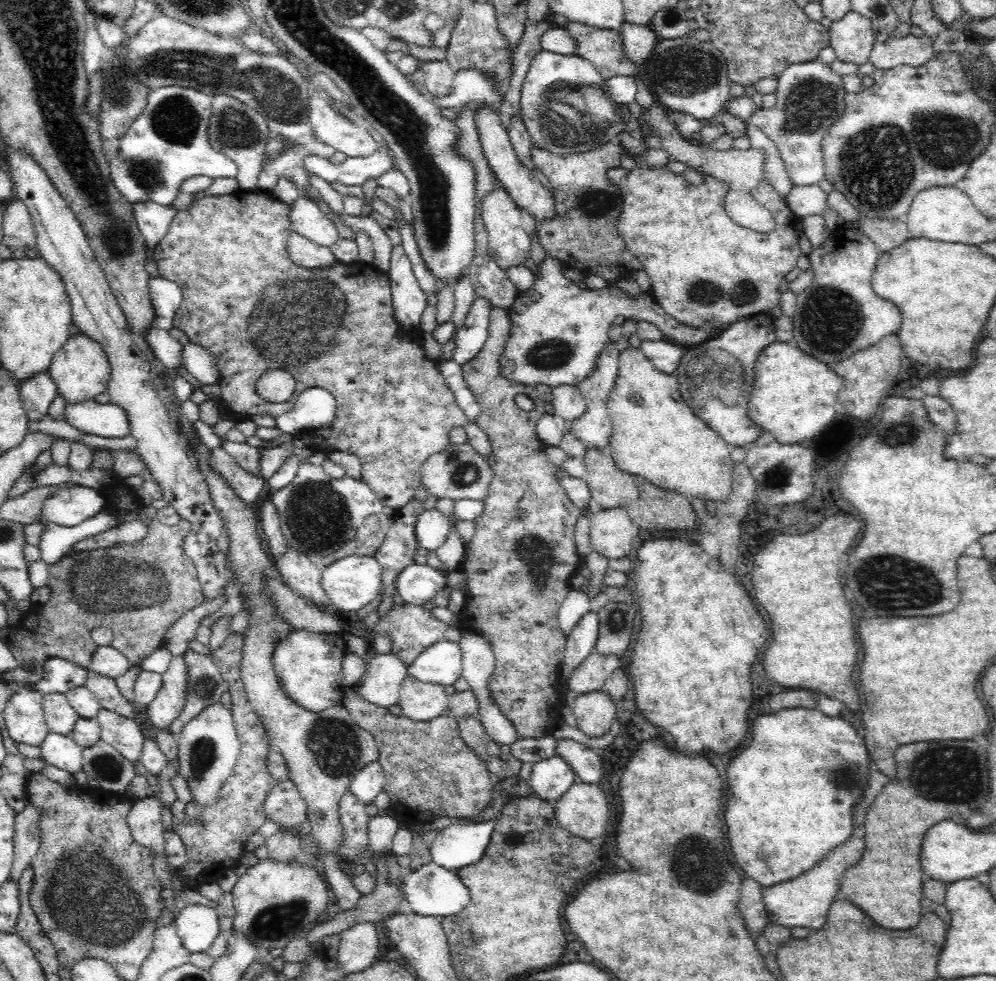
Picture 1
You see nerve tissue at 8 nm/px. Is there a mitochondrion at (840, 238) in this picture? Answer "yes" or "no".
no

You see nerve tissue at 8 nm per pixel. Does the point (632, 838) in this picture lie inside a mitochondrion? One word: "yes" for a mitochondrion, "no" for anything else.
no

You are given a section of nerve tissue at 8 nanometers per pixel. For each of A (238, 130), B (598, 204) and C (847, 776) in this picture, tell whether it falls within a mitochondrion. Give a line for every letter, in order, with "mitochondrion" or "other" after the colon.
A: mitochondrion
B: mitochondrion
C: mitochondrion

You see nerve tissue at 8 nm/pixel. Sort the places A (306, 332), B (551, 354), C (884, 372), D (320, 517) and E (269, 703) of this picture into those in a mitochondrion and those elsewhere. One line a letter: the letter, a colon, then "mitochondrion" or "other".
A: mitochondrion
B: mitochondrion
C: other
D: mitochondrion
E: other

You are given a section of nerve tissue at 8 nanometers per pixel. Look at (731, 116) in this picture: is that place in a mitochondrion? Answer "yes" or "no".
no

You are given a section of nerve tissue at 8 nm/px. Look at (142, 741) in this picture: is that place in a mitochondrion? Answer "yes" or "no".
no

